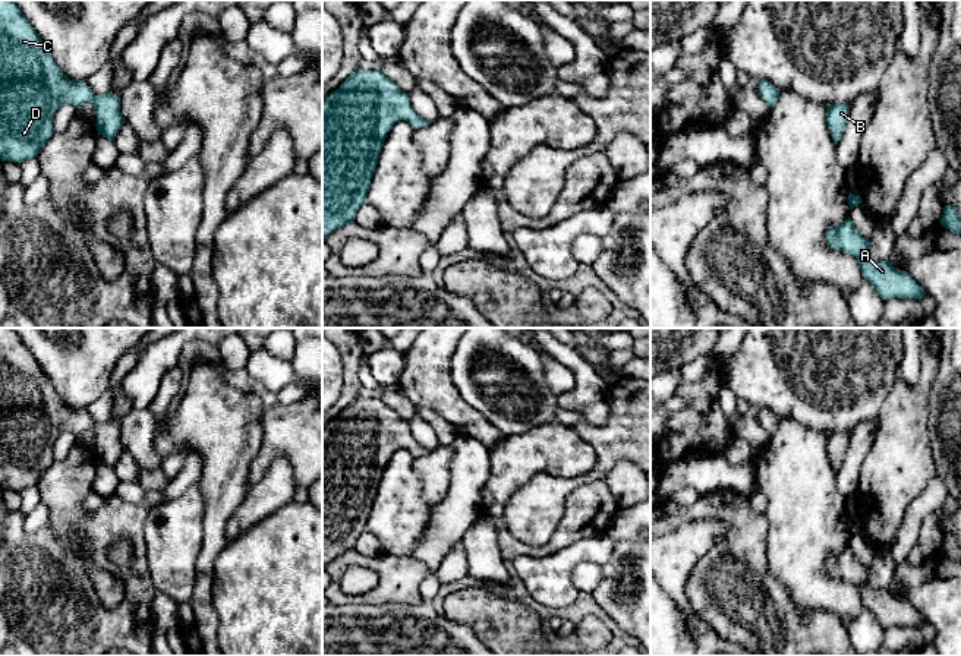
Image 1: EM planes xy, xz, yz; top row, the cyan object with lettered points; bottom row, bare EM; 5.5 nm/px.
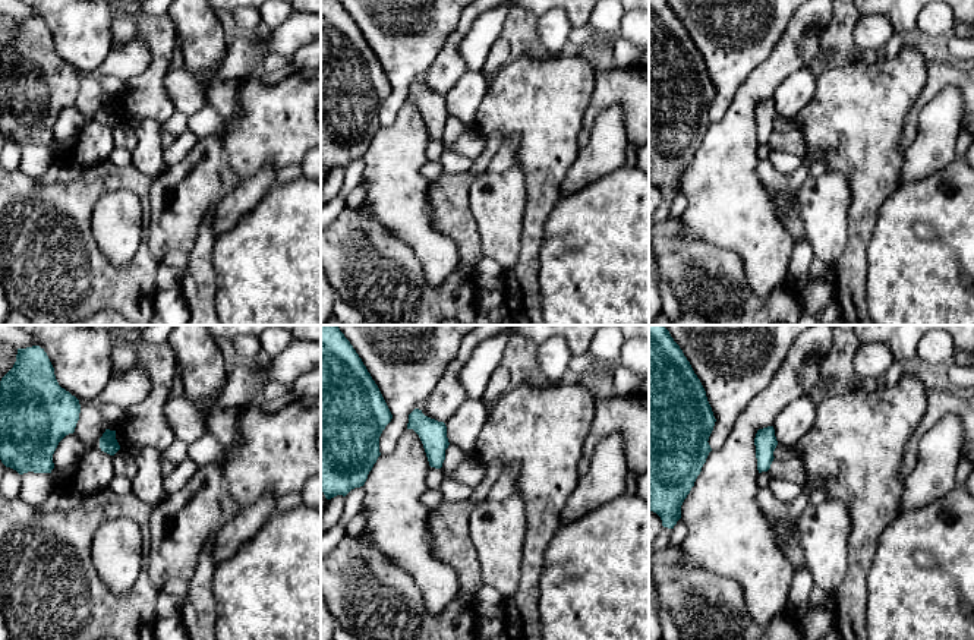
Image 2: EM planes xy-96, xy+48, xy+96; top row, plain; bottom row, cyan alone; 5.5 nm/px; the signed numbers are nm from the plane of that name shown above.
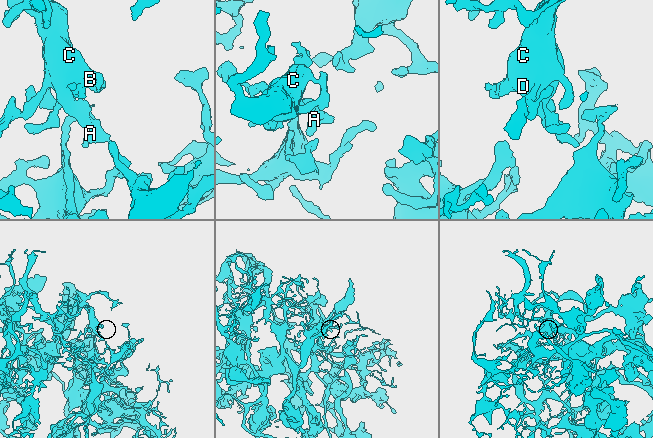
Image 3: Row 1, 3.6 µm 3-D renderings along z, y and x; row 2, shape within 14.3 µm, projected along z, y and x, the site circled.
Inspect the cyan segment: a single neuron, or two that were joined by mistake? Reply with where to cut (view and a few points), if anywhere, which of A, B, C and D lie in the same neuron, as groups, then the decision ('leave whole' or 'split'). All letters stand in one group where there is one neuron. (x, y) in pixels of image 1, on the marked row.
no cut | A B C D | leave whole

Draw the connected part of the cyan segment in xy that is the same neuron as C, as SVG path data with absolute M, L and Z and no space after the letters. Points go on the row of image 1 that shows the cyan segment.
M0 0L0 160L23 163L38 157L54 135L53 120L63 104L92 102L97 130L113 141L123 126L120 98L113 91L95 95L85 81L70 81L54 63L37 31L12 0Z

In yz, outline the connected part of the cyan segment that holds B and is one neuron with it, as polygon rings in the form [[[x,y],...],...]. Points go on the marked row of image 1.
[[[834,104],[826,108],[826,120],[832,139],[838,144],[850,117],[848,104]]]

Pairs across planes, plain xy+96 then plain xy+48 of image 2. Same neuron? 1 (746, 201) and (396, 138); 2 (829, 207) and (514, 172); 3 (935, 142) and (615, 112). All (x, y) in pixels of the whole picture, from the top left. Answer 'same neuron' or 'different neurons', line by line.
1: same neuron
2: same neuron
3: same neuron

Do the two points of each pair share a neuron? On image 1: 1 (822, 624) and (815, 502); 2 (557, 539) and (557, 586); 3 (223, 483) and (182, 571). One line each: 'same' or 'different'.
1: different
2: different
3: different

